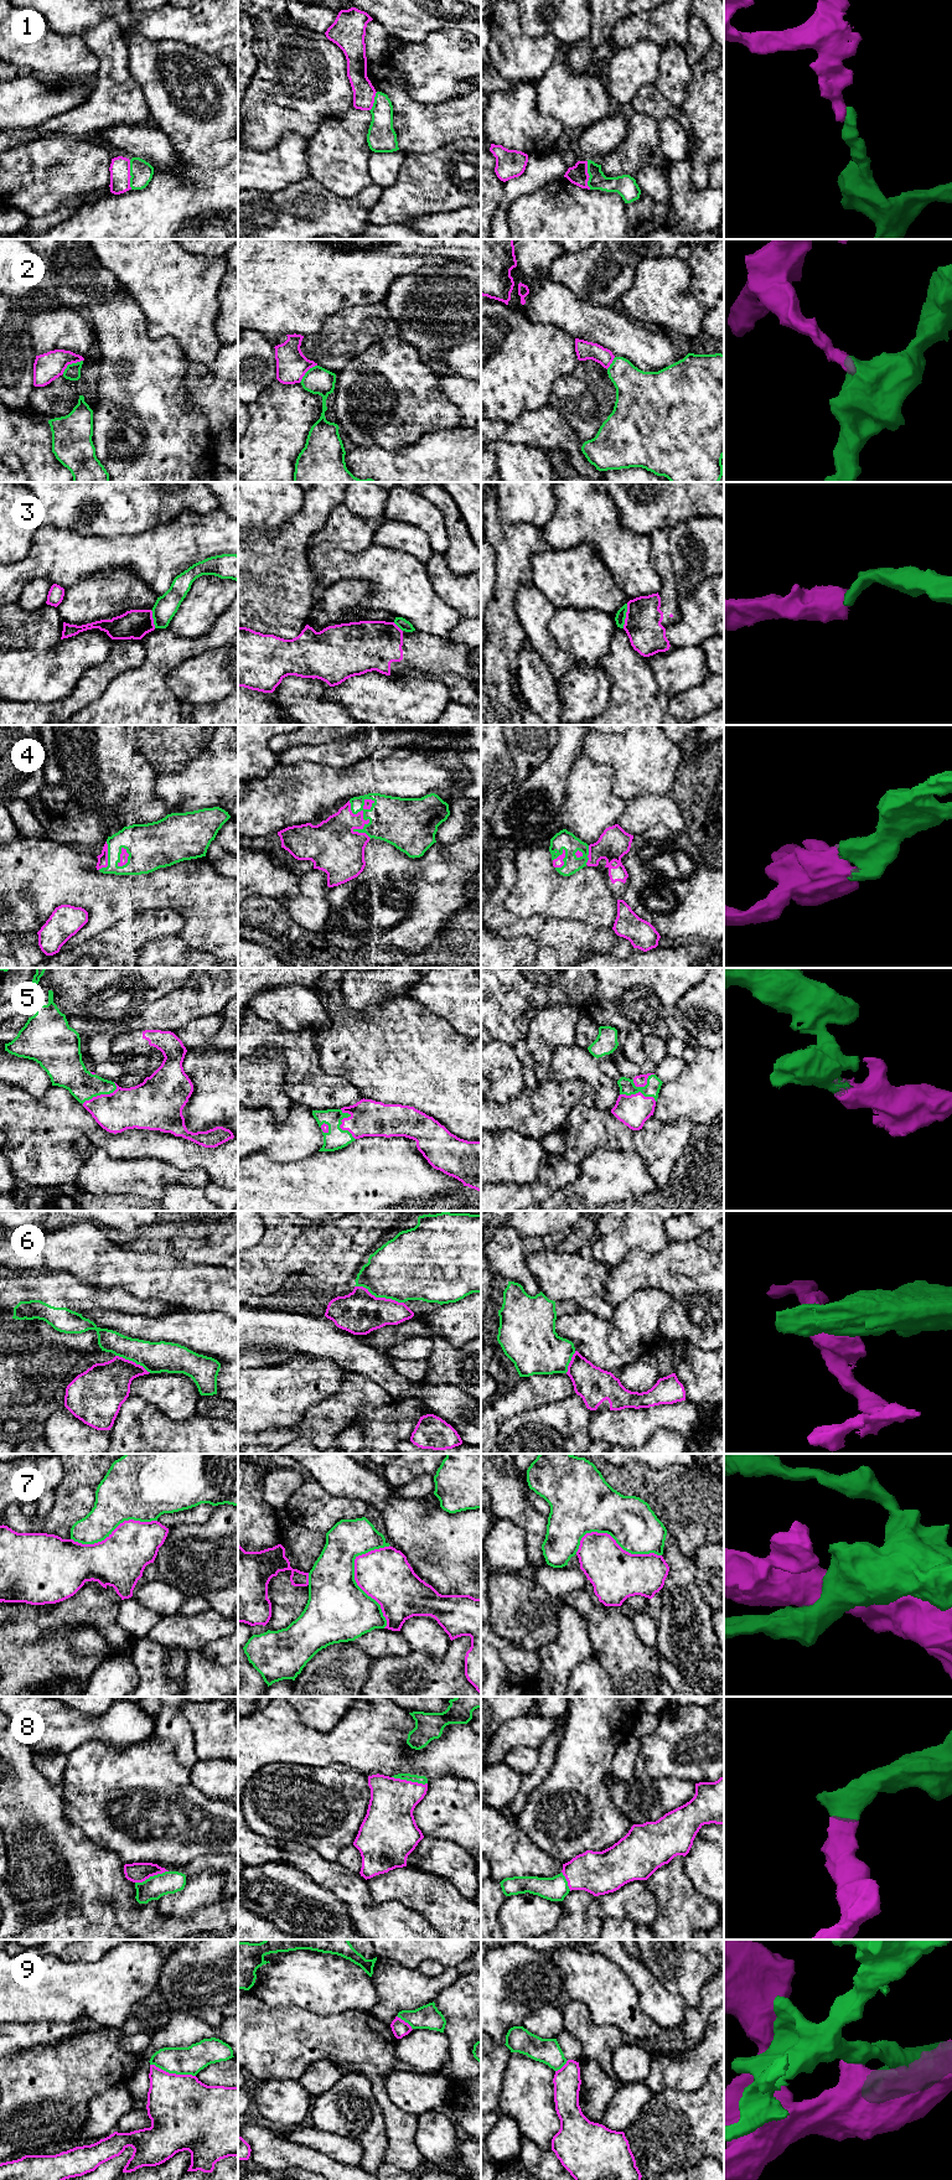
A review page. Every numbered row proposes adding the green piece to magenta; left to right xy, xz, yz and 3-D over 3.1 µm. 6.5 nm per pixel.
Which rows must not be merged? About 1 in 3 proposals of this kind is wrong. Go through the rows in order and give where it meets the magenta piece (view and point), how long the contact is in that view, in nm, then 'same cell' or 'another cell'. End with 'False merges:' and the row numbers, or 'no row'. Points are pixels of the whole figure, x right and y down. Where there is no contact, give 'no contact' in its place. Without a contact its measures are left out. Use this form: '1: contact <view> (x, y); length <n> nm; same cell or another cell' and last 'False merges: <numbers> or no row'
1: contact xy (129, 175); length 190 nm; another cell
2: contact xy (71, 363); length 160 nm; another cell
3: contact yz (626, 616); length 160 nm; another cell
4: contact xz (367, 819); length 280 nm; same cell
5: contact xz (342, 1123); length 220 nm; same cell
6: contact xz (379, 1298); length 340 nm; another cell
7: contact xz (355, 1577); length 550 nm; another cell
8: contact xz (409, 1781); length 240 nm; same cell
9: contact xy (172, 2074); length 300 nm; another cell
False merges: 1, 2, 3, 6, 7, 9

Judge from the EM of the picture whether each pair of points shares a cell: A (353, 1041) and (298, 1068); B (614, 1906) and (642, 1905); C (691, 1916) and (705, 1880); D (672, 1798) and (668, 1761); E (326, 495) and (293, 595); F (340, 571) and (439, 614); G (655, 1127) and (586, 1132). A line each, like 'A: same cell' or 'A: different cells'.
A: different cells
B: same cell
C: different cells
D: different cells
E: same cell
F: same cell
G: same cell

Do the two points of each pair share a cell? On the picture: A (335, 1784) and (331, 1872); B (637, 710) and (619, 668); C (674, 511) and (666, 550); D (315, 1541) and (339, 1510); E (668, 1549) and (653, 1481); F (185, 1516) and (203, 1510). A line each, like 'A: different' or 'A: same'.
A: different
B: same
C: different
D: different
E: different
F: same

